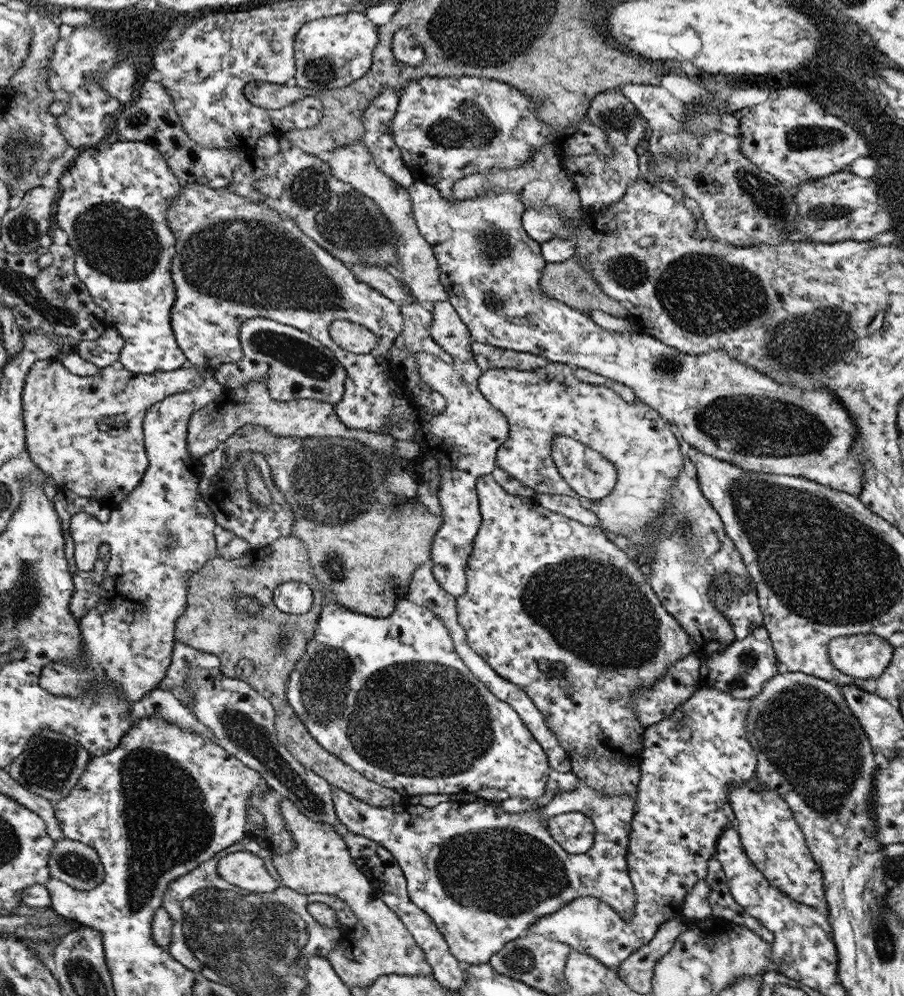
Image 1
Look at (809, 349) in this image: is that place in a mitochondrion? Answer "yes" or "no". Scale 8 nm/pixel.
yes

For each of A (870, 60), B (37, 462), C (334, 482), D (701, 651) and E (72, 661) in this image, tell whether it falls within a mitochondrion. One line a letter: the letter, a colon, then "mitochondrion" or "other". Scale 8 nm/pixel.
A: other
B: other
C: mitochondrion
D: other
E: other

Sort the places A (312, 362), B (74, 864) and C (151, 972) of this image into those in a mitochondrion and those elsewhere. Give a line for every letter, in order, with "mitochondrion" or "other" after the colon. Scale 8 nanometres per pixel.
A: mitochondrion
B: mitochondrion
C: other

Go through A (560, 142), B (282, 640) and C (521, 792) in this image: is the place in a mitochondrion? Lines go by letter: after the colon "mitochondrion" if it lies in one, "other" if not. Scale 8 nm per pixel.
A: other
B: mitochondrion
C: other

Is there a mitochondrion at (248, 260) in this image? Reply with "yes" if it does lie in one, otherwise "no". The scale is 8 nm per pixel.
yes

